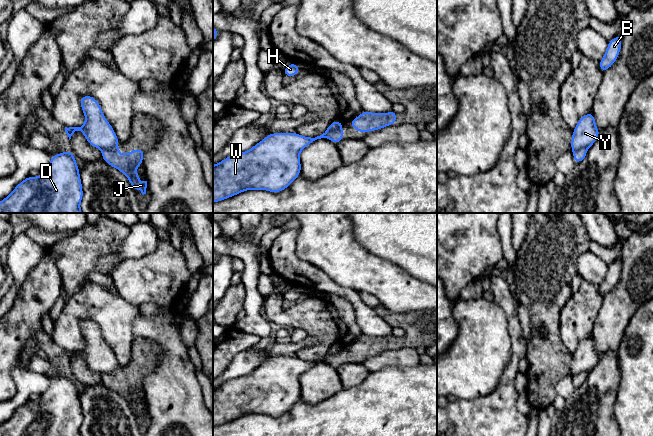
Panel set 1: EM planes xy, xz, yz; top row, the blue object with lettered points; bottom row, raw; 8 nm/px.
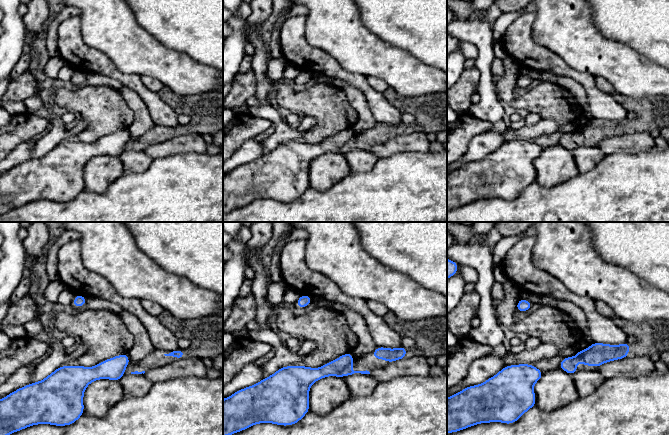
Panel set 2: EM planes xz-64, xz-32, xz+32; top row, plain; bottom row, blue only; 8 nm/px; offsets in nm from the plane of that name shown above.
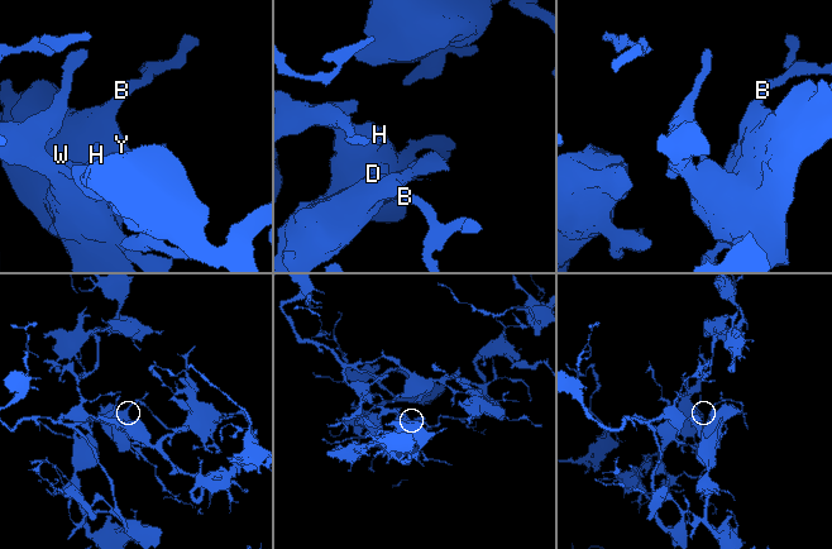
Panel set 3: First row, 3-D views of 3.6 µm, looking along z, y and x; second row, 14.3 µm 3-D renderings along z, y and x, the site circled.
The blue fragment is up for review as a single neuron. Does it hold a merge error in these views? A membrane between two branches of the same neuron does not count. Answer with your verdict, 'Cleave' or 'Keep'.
Cleave

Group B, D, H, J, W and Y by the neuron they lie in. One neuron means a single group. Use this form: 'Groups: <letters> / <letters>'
Groups: B D H W Y / J

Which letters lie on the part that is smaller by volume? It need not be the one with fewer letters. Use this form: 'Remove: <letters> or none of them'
Remove: J

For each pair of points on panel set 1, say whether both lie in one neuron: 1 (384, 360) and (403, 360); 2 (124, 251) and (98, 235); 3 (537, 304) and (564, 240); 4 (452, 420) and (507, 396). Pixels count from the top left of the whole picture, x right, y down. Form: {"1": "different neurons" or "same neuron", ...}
{"1": "same neuron", "2": "different neurons", "3": "same neuron", "4": "same neuron"}

